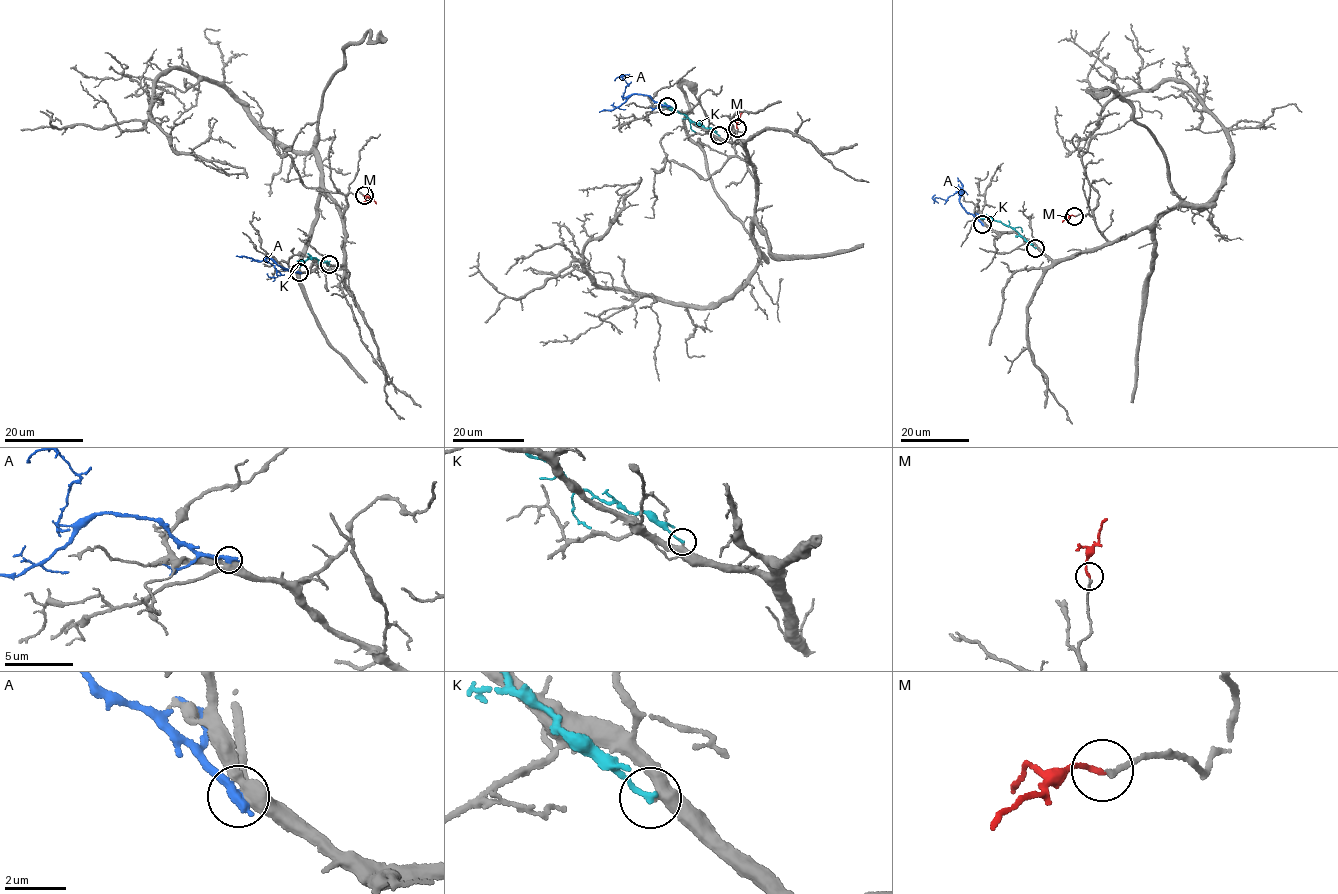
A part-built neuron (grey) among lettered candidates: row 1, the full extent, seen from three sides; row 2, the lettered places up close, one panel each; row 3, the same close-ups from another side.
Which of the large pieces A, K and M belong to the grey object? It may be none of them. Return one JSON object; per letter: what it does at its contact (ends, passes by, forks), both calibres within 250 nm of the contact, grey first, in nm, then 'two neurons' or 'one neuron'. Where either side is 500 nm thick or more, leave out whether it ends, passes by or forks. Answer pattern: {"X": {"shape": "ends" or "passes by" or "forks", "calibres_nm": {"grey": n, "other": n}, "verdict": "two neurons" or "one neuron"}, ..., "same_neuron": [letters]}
{"A": {"shape": "ends", "calibres_nm": {"grey": 420, "other": 400}, "verdict": "two neurons"}, "K": {"shape": "ends", "calibres_nm": {"grey": 400, "other": 190}, "verdict": "two neurons"}, "M": {"shape": "ends", "calibres_nm": {"grey": 190, "other": 150}, "verdict": "one neuron"}, "same_neuron": ["M"]}

